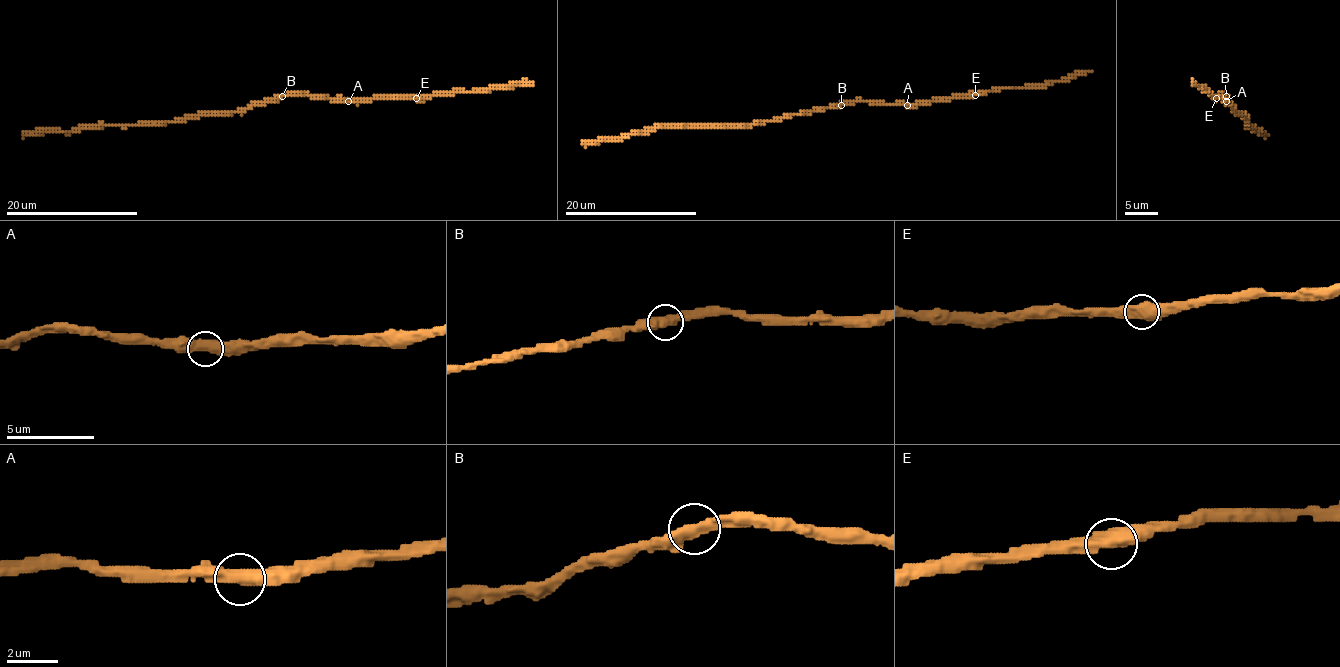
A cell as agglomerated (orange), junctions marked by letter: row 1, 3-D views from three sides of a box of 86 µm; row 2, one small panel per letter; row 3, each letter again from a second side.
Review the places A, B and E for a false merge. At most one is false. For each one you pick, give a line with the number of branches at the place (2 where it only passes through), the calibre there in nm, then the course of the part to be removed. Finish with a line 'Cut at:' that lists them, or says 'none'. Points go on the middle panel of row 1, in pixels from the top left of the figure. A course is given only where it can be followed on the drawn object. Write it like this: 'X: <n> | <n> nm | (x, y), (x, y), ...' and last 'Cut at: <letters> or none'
Cut at: none

